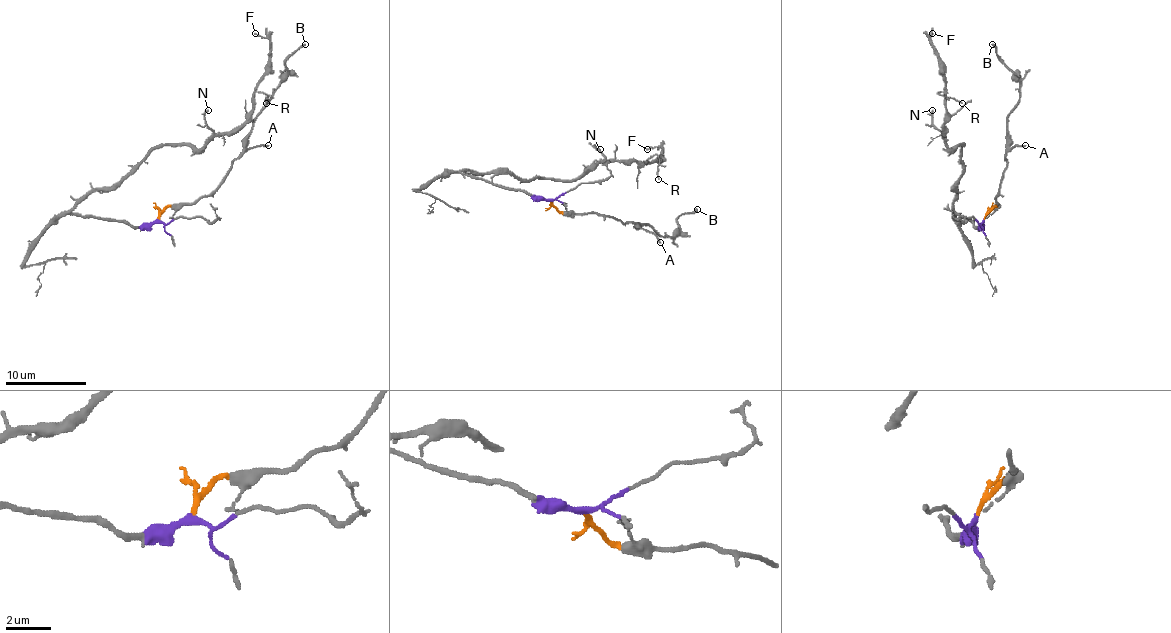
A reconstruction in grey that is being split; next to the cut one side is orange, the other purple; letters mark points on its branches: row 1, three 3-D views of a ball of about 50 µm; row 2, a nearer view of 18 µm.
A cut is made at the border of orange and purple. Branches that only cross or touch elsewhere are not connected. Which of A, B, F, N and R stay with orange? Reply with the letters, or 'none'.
A, B

